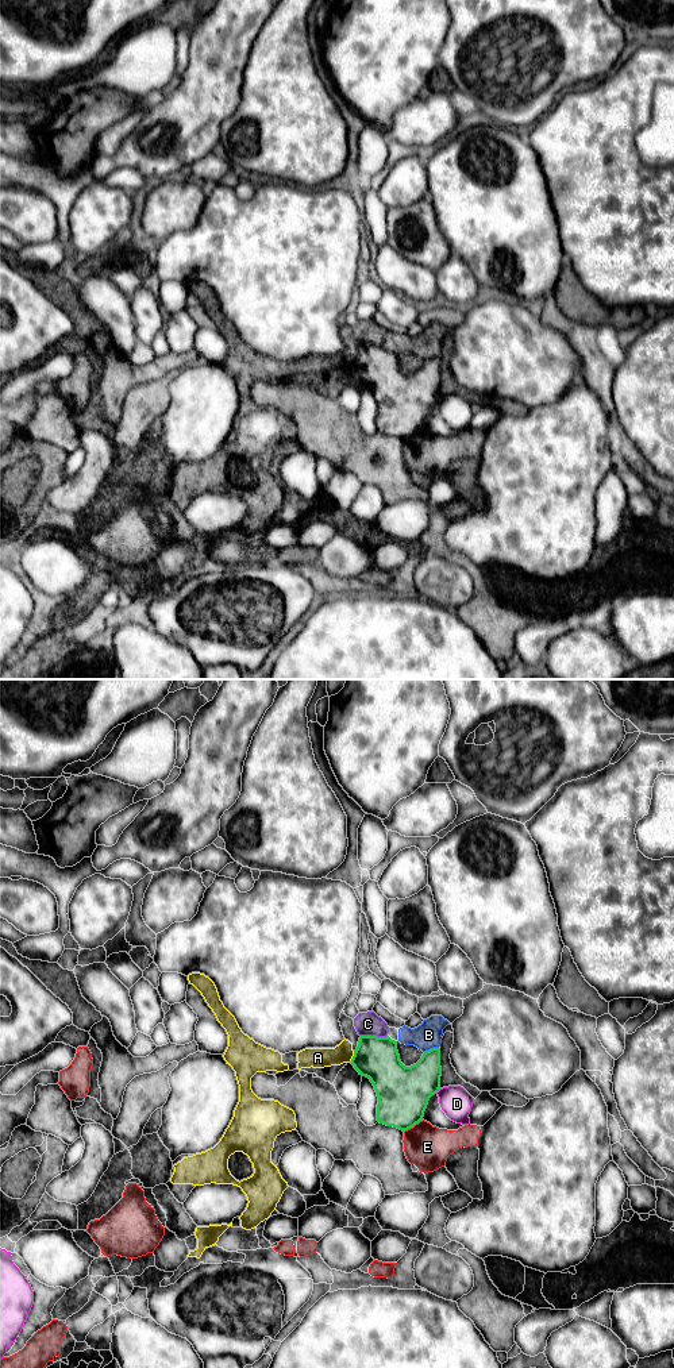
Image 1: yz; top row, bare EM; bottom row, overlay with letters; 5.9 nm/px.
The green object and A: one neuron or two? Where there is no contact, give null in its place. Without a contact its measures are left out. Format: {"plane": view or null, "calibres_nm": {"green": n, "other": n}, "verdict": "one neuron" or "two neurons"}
{"plane": "yz", "calibres_nm": {"green": 260, "other": 130}, "verdict": "two neurons"}

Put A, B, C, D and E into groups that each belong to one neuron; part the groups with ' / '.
A B C / D / E

